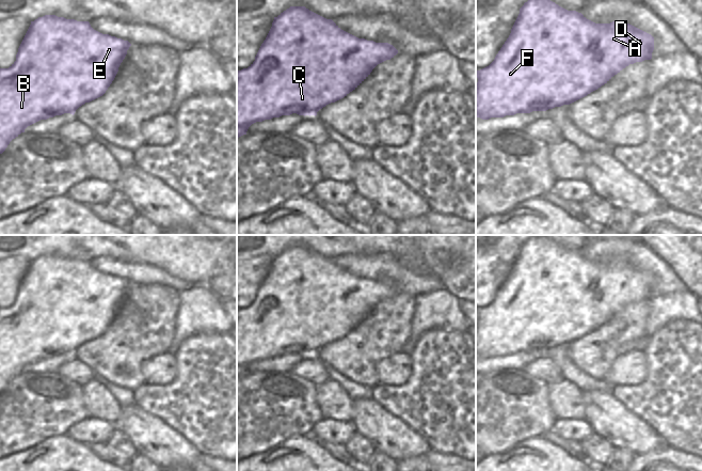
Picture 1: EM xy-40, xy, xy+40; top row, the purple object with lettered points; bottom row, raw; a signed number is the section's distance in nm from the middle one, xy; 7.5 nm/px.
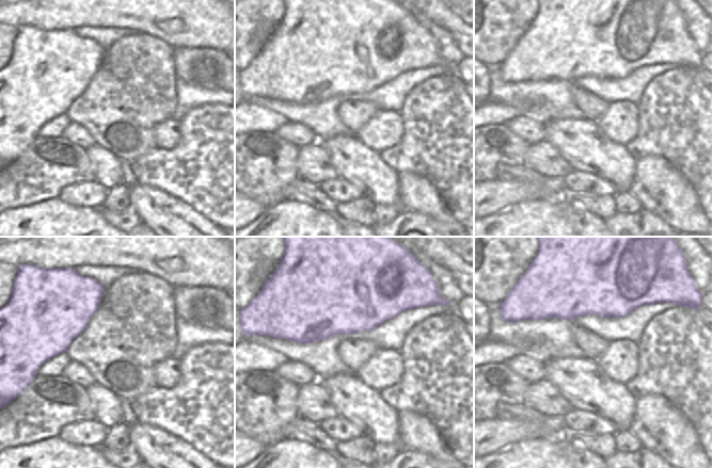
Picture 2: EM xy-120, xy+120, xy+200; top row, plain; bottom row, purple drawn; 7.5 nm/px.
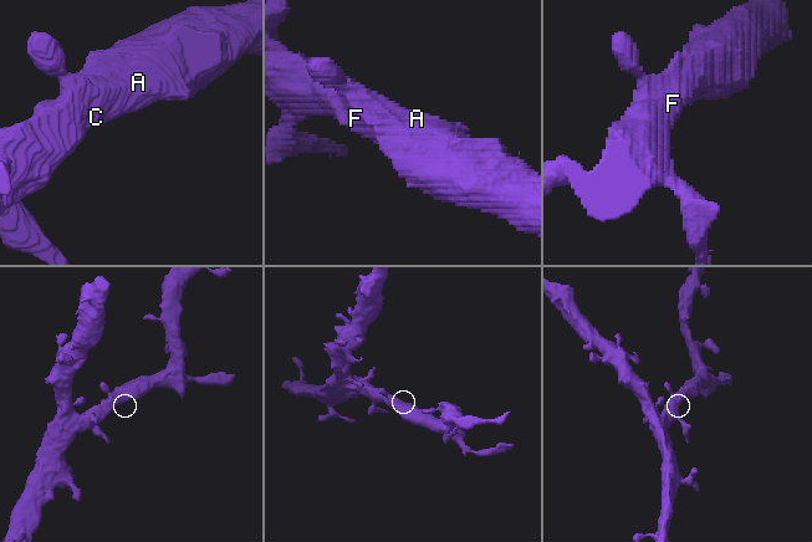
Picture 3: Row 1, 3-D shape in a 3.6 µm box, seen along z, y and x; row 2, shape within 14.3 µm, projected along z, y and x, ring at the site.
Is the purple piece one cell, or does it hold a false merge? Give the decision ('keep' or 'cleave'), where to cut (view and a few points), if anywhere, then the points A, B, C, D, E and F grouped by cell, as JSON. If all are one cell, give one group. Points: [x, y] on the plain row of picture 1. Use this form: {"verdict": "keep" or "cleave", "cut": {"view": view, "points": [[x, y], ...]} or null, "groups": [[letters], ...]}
{"verdict": "keep", "cut": null, "groups": [["A", "B", "C", "D", "E", "F"]]}

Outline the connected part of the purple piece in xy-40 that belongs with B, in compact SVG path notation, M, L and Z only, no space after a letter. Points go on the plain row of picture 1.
M45 254L31 261L18 287L16 300L9 308L0 308L0 393L28 365L64 352L74 355L79 346L102 335L114 319L130 285L128 280L94 269L89 261L55 254Z

